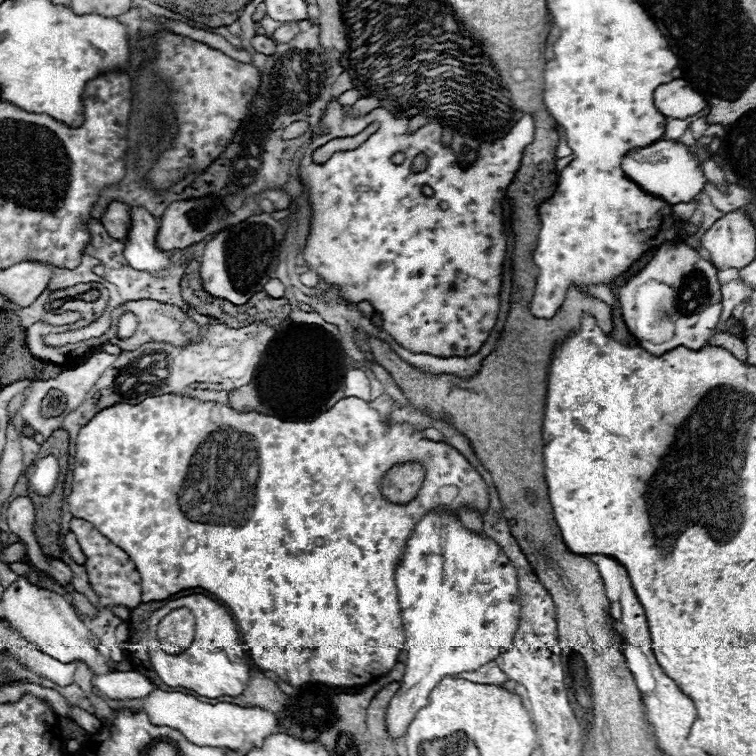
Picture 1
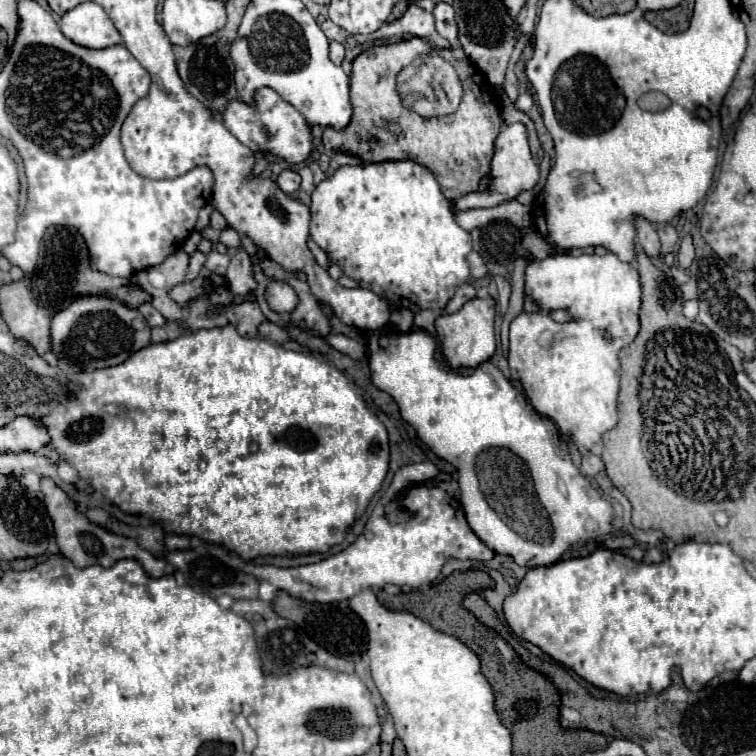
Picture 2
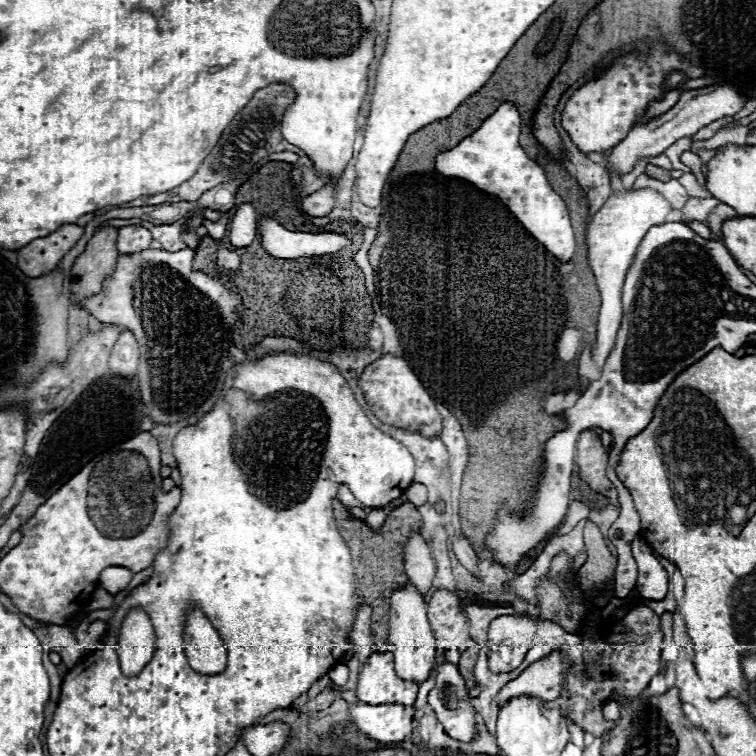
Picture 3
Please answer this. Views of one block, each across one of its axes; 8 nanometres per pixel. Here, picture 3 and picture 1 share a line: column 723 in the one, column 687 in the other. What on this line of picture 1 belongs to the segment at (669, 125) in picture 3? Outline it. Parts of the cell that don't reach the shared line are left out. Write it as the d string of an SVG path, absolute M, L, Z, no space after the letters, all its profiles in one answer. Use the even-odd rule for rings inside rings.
M682 78L658 86L654 92L654 104L664 116L682 120L698 114L708 106L708 102L698 92L694 92Z

